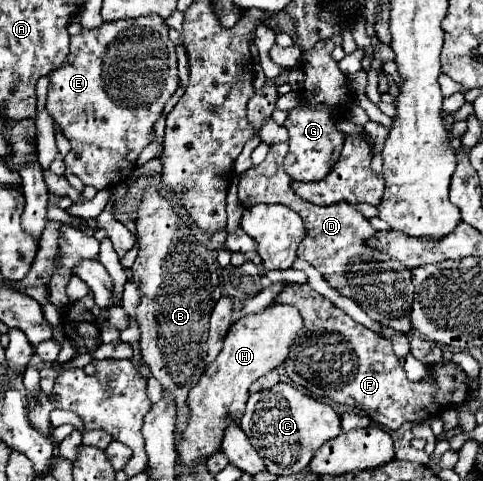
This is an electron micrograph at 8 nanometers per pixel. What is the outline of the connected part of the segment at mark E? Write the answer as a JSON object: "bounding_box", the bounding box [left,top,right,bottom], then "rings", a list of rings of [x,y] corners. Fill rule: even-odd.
{"bounding_box":[46,16,180,190],"rings":[[[144,16],[144,18],[132,18],[132,20],[116,20],[116,22],[104,22],[96,30],[84,30],[80,36],[74,36],[70,40],[70,60],[62,68],[50,72],[50,86],[48,86],[48,100],[46,100],[46,110],[50,112],[52,120],[62,128],[62,134],[66,140],[72,144],[70,154],[64,158],[66,168],[76,174],[84,186],[92,186],[96,190],[114,190],[122,182],[126,182],[134,174],[136,160],[142,152],[142,148],[150,142],[150,130],[156,122],[156,118],[162,114],[168,98],[178,90],[180,80],[178,80],[178,70],[176,70],[176,46],[168,38],[168,26],[160,16]]]}

